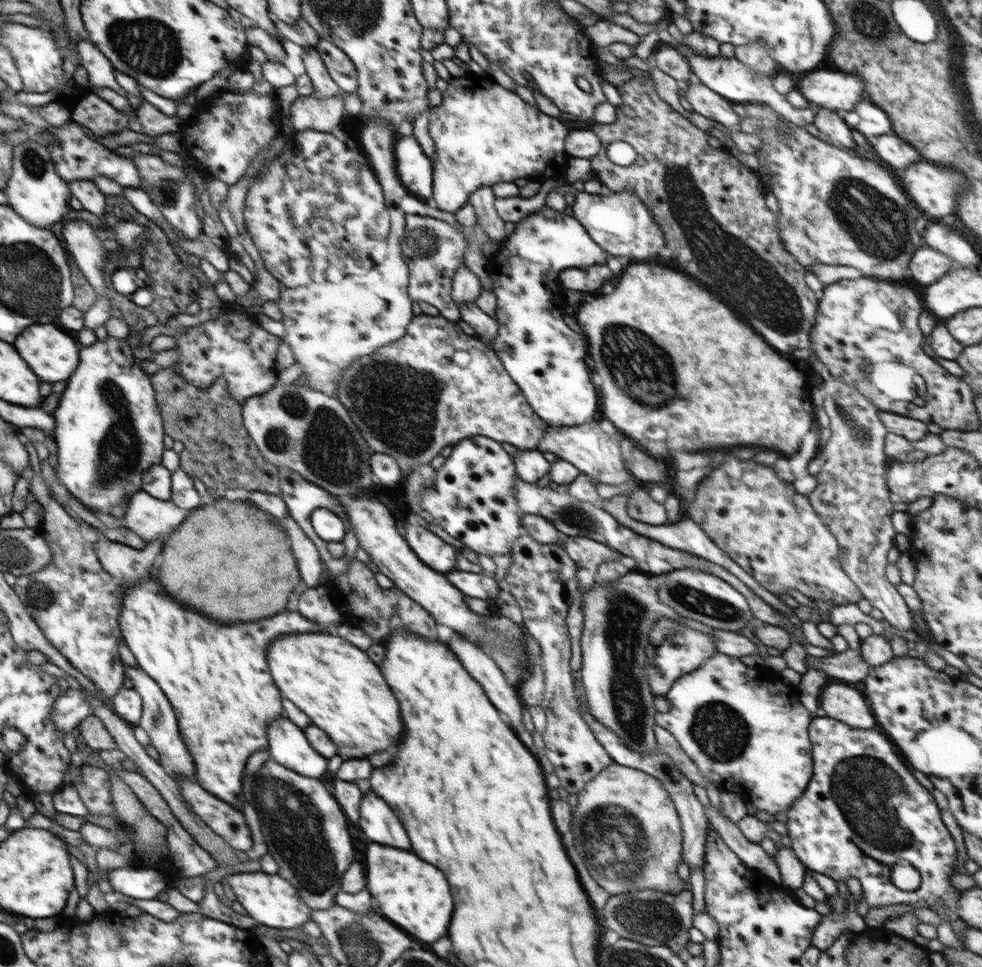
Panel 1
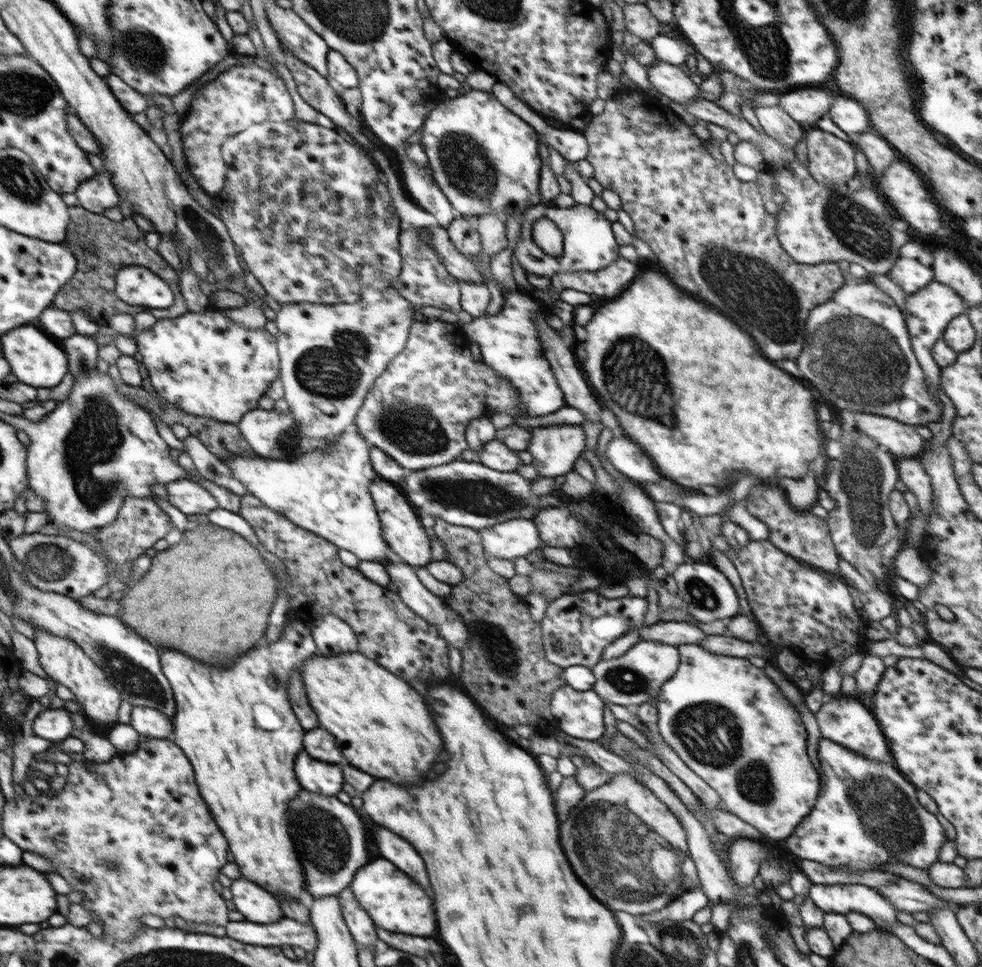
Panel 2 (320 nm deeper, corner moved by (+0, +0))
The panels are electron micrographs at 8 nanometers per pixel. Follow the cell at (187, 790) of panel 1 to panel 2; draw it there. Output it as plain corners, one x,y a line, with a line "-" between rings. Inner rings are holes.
148,738
148,741
141,742
137,750
128,753
124,758
115,756
106,764
98,764
98,782
96,782
96,764
82,764
82,776
80,776
80,761
73,761
68,765
69,773
67,775
67,783
59,793
53,795
52,789
47,791
39,791
36,800
32,799
26,793
19,797
16,795
14,800
7,800
4,806
4,836
10,838
16,846
19,846
23,852
33,852
45,858
55,868
55,872
68,881
68,884
82,894
81,905
93,914
93,922
100,924
100,928
105,934
119,940
120,942
128,942
132,940
143,927
140,921
141,916
146,914
154,914
160,918
174,918
178,915
187,922
199,922
200,924
216,924
218,926
226,926
230,920
228,919
228,908
225,899
214,891
214,882
219,880
220,869
228,862
229,844
227,838
224,838
220,827
214,822
208,805
201,797
201,791
197,787
195,772
189,758
182,753
182,750
174,744
173,740
162,738

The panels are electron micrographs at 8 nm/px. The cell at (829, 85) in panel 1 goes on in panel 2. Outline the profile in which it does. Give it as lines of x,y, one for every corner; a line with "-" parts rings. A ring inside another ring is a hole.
796,90
780,98
780,108
803,127
815,124
819,118
828,115
834,96
826,90

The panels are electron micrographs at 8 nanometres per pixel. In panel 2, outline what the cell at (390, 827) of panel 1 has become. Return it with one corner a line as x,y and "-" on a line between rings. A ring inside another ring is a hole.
386,828
374,830
374,838
376,838
376,844
380,848
382,858
390,860
394,866
398,866
402,872
406,872
422,888
430,886
422,858
418,856
418,852
408,842
404,842
404,838
392,834

